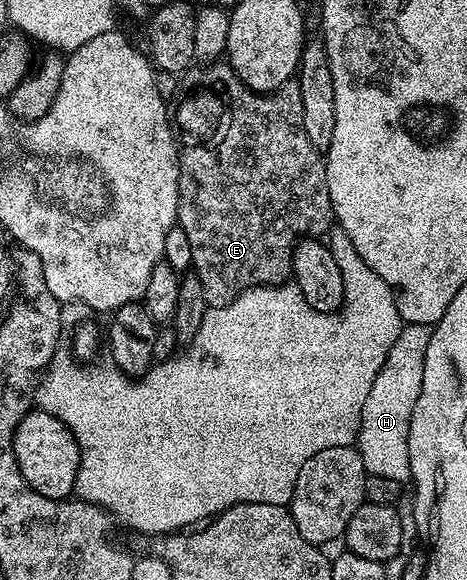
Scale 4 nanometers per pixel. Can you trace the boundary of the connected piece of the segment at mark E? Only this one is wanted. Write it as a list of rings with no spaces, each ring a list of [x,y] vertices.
[[[212,61],[187,72],[188,88],[184,91],[184,100],[174,107],[174,134],[178,140],[180,152],[180,204],[178,205],[178,226],[186,229],[186,238],[190,240],[192,271],[202,281],[202,293],[209,307],[230,305],[243,291],[252,287],[274,287],[278,283],[289,282],[292,274],[292,251],[305,237],[320,237],[333,226],[334,216],[330,189],[328,188],[328,164],[325,156],[306,137],[306,125],[302,125],[302,93],[300,84],[289,81],[277,91],[251,91],[224,61]]]

